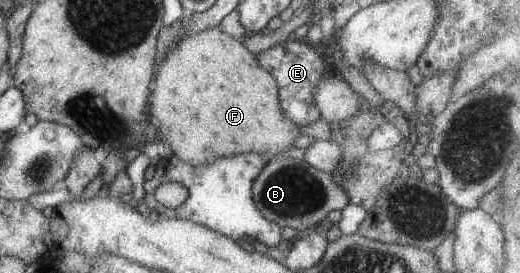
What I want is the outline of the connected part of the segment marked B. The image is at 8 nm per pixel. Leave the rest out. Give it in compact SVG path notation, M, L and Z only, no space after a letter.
M270 156L263 172L252 185L253 202L256 208L270 222L281 227L305 231L315 224L320 225L334 210L342 210L350 199L339 184L328 173L312 168L304 160L291 158L274 159Z

